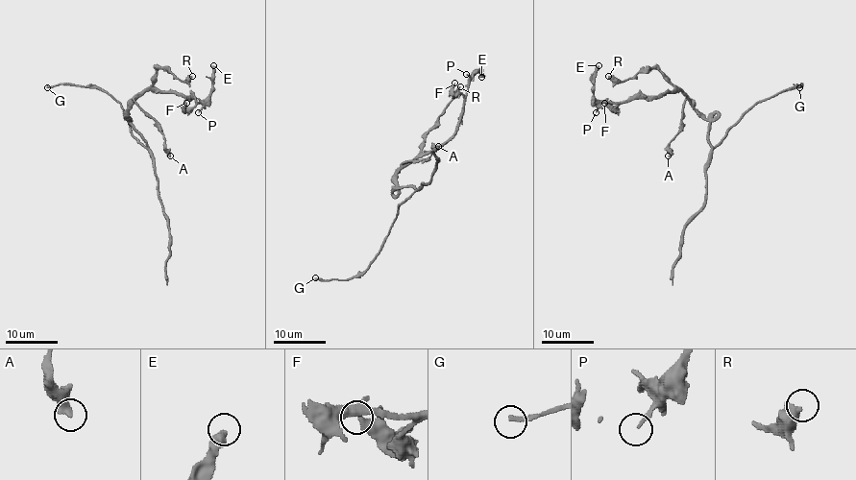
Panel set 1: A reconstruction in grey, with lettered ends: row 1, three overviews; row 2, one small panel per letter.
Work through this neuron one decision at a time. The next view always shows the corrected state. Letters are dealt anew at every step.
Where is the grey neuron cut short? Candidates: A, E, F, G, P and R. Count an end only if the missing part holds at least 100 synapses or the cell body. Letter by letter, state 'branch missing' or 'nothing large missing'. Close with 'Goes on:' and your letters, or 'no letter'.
A: nothing large missing
E: nothing large missing
F: nothing large missing
G: branch missing
P: nothing large missing
R: nothing large missing
Goes on: G

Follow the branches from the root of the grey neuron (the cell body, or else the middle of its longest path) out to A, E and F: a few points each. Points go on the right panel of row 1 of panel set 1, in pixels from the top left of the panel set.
A: (708, 121), (687, 99), (682, 109), (681, 130), (670, 143), (668, 156)
E: (708, 121), (679, 90), (622, 102), (599, 102), (593, 95), (593, 76), (599, 65)
F: (708, 121), (679, 90), (623, 101), (614, 109), (604, 103)

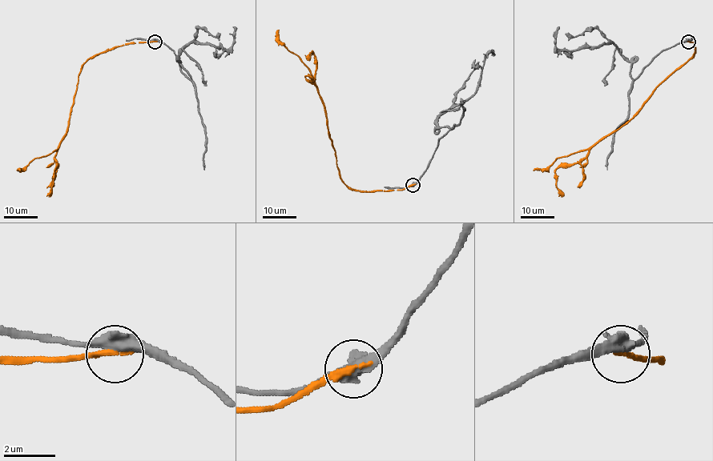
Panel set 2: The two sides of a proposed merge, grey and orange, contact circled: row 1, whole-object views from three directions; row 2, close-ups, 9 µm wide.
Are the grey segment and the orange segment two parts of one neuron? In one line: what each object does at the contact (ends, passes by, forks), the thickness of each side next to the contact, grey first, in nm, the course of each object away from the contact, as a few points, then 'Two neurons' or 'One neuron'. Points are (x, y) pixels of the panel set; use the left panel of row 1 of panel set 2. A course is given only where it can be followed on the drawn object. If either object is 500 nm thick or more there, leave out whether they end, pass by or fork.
Thickness 550 nm (grey) against 240 nm. Course of grey: (155, 41), (171, 49), (190, 79), (180, 53), (192, 42), (227, 50), (233, 26). Course of orange: (155, 42), (126, 43), (93, 55), (81, 67), (68, 130), (59, 146), (52, 153), (36, 158), (19, 170). Two neurons

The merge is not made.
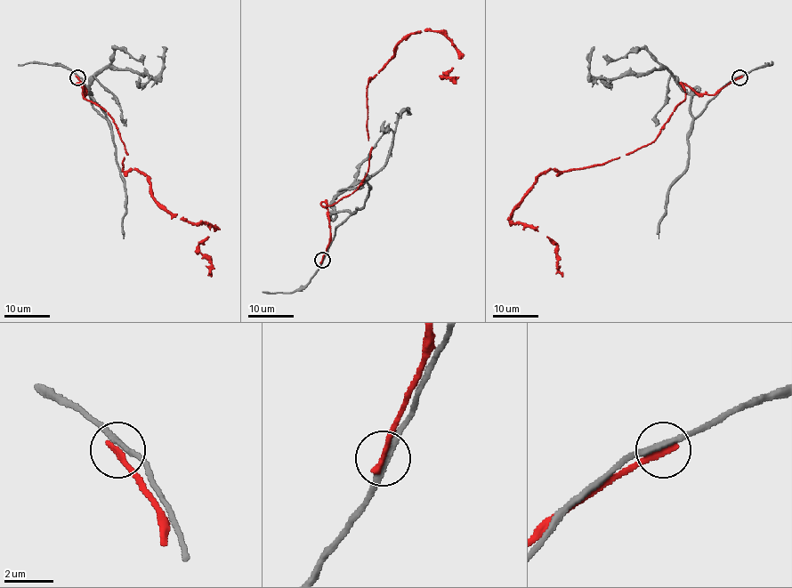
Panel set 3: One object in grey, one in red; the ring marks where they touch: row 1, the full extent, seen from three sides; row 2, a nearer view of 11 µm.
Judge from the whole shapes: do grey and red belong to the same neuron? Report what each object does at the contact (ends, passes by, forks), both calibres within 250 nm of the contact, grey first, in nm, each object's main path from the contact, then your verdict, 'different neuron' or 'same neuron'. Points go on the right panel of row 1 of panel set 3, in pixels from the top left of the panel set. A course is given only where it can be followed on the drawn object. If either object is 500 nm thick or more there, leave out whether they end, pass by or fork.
grey passes by; red ends there; 240 nm thick on the grey side, 280 nm on the other; grey runs (739, 76), (734, 76), (694, 117), (690, 95), (665, 68), (594, 78), (589, 72), (594, 46); red runs (739, 76), (713, 95), (685, 86), (685, 99), (649, 143), (537, 178), (511, 222), (556, 245), (563, 276); different neuron

